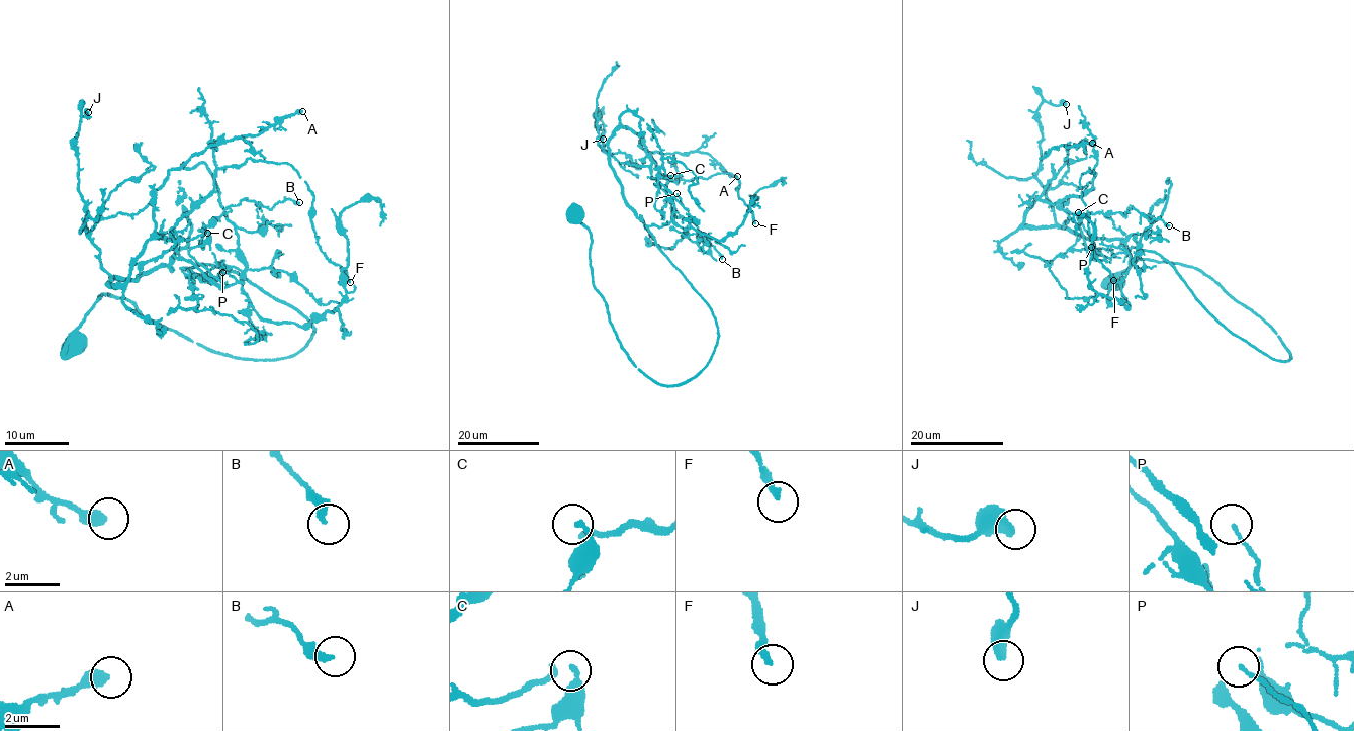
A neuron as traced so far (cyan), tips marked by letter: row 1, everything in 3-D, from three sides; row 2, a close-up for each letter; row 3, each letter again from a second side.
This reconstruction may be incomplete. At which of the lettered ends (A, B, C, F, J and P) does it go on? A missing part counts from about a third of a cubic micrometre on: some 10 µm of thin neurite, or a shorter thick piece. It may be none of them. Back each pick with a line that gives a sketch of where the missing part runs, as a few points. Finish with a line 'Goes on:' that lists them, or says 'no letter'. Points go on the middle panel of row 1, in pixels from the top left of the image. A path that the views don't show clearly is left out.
Goes on: no letter

